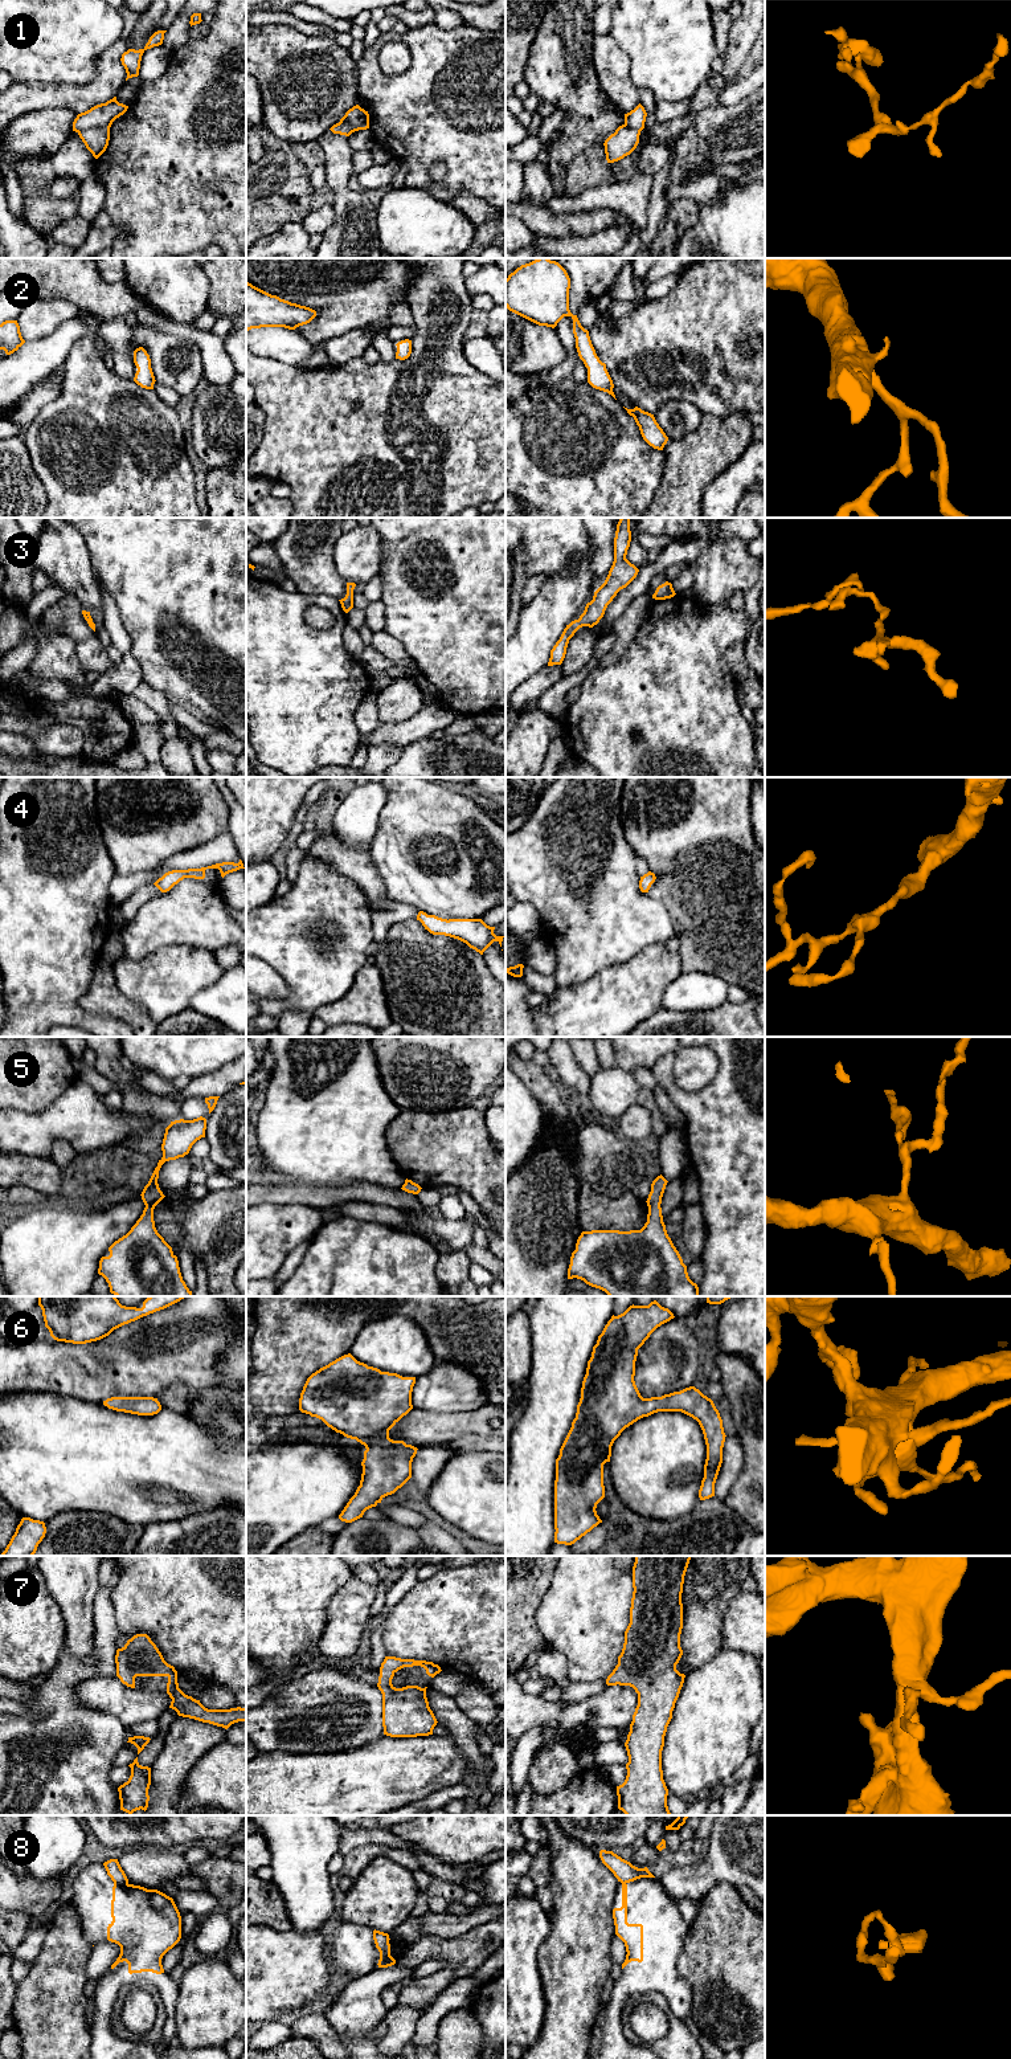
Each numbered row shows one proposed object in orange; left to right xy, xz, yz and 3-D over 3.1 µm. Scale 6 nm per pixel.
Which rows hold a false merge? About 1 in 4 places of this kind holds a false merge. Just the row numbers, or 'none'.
1, 8

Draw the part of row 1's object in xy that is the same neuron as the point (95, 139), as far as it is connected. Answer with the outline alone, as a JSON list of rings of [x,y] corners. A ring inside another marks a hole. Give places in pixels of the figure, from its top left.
[[[94,127],[78,132],[86,148],[98,159],[107,148],[110,140],[110,127]]]

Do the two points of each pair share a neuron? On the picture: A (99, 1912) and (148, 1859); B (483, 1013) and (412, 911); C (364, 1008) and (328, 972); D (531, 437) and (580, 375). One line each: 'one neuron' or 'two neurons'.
A: two neurons
B: two neurons
C: two neurons
D: two neurons

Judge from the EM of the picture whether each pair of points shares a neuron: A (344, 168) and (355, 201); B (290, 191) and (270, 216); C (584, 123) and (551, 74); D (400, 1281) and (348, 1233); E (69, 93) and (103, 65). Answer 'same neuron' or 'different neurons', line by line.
A: same neuron
B: same neuron
C: same neuron
D: same neuron
E: same neuron

